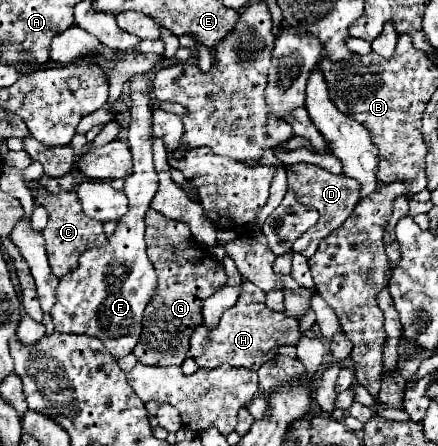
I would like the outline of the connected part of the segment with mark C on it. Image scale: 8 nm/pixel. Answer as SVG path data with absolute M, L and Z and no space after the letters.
M25 180L25 184L29 188L35 188L35 190L31 190L33 202L37 206L47 208L49 222L43 230L43 236L45 236L45 244L47 244L49 266L57 278L61 278L61 276L65 276L77 268L77 260L85 252L85 248L107 244L107 236L103 234L103 224L99 220L85 216L81 202L79 202L79 196L75 192L59 192L59 194L45 192L45 188L39 184L39 180Z

